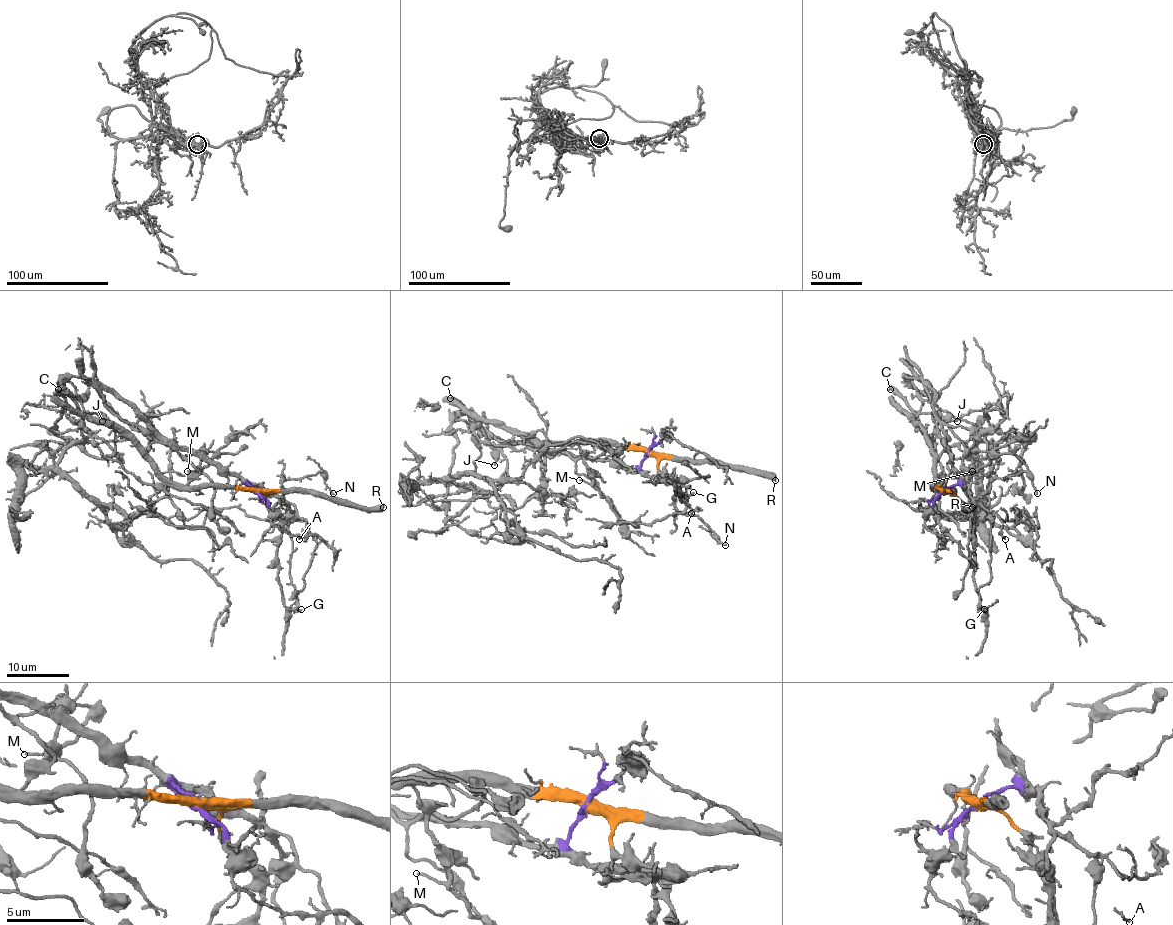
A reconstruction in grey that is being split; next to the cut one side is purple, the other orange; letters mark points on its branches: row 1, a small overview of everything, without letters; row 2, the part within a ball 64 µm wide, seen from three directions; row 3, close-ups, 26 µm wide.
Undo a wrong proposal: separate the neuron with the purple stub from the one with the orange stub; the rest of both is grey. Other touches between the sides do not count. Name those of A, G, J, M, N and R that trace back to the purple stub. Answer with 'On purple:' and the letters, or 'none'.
On purple: A, N

